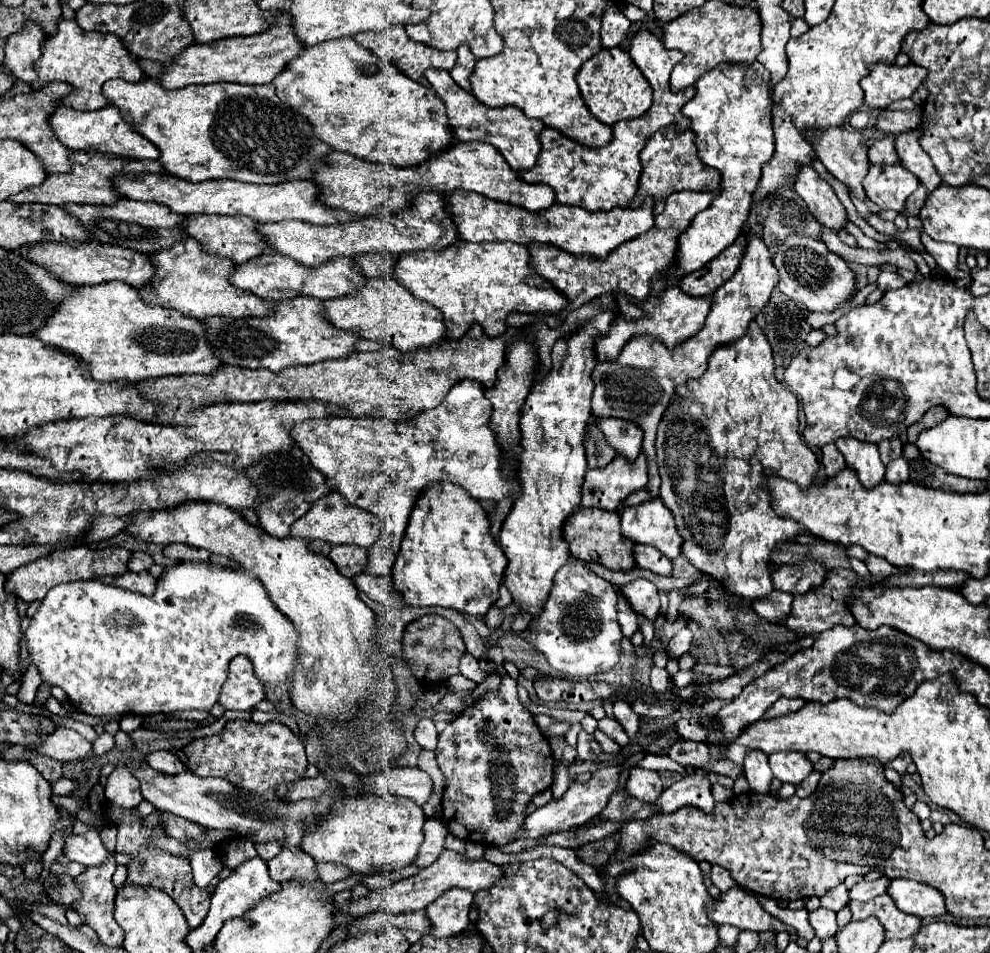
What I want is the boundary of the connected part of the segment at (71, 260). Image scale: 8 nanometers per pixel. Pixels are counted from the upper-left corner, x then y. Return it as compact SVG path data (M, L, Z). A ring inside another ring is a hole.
M46 243L42 247L22 247L20 255L24 259L30 259L32 263L38 263L52 275L56 275L60 281L68 285L100 285L108 281L124 281L128 285L134 285L136 289L146 285L152 277L152 261L148 255L138 253L134 249L114 247L110 243L78 243L78 247L70 247L70 243Z

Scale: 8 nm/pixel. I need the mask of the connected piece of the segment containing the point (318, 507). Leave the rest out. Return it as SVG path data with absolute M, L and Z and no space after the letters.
M330 491L328 495L318 499L302 519L298 519L294 523L290 535L300 537L300 539L320 539L320 541L328 541L332 545L350 543L350 545L368 549L370 545L374 545L374 541L380 535L380 521L376 519L376 515L346 503L346 499L338 491Z

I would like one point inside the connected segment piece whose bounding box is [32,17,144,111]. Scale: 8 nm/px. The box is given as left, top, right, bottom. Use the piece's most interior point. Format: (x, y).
(86, 60)

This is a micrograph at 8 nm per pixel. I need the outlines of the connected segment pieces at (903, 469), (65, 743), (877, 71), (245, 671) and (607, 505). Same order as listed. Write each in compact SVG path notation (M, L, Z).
M898 457L888 463L886 467L886 481L888 483L904 483L908 481L908 461L904 457Z
M60 727L54 733L46 735L44 743L38 747L32 747L32 749L36 749L40 755L58 759L62 763L92 757L92 743L88 743L74 729L66 729L66 727Z
M914 63L904 67L898 65L874 65L868 75L860 81L864 89L864 103L874 109L886 109L898 99L910 97L924 81L926 69Z
M234 657L230 661L228 679L222 685L218 705L224 709L252 711L256 703L264 699L264 685L252 671L252 663L246 657Z
M644 451L638 455L638 459L634 459L634 463L622 459L622 455L616 455L608 467L586 471L580 505L616 511L630 493L644 489L646 483L648 461Z

